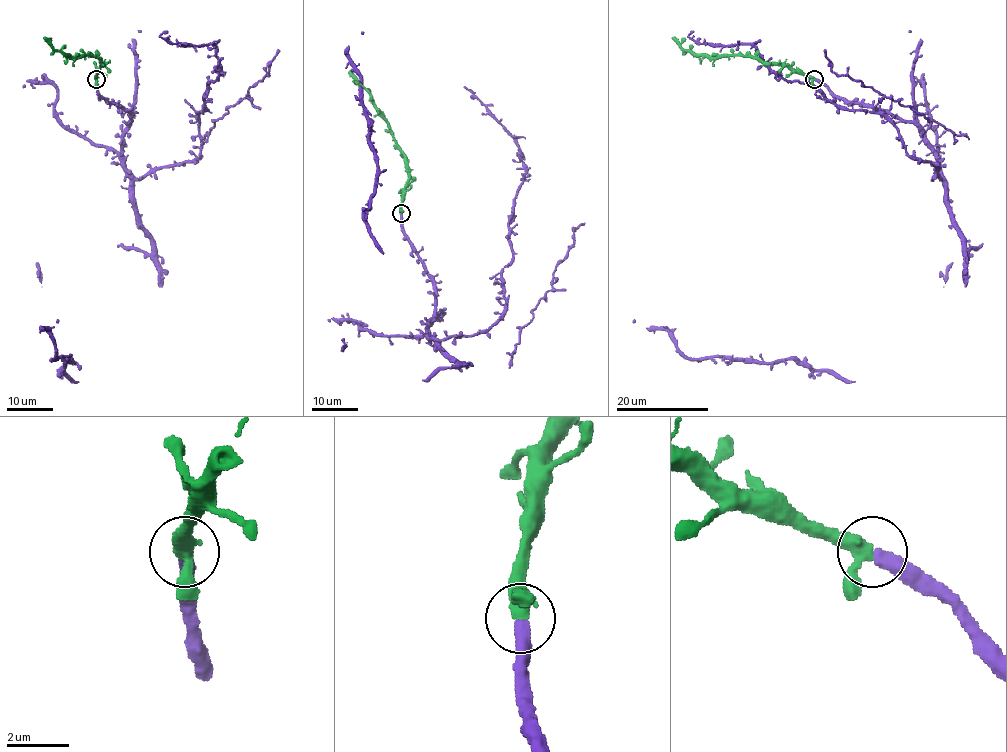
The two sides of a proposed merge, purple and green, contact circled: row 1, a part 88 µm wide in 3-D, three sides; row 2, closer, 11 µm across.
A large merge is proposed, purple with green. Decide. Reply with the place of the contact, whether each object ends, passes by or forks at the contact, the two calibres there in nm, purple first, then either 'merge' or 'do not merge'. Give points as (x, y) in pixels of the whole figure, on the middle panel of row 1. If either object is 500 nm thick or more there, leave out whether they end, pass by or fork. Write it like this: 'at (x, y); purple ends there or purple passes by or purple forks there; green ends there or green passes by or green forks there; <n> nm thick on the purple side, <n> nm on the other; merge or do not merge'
at (401, 213); purple ends there; green passes by; 460 nm thick on the purple side, 380 nm on the other; merge

